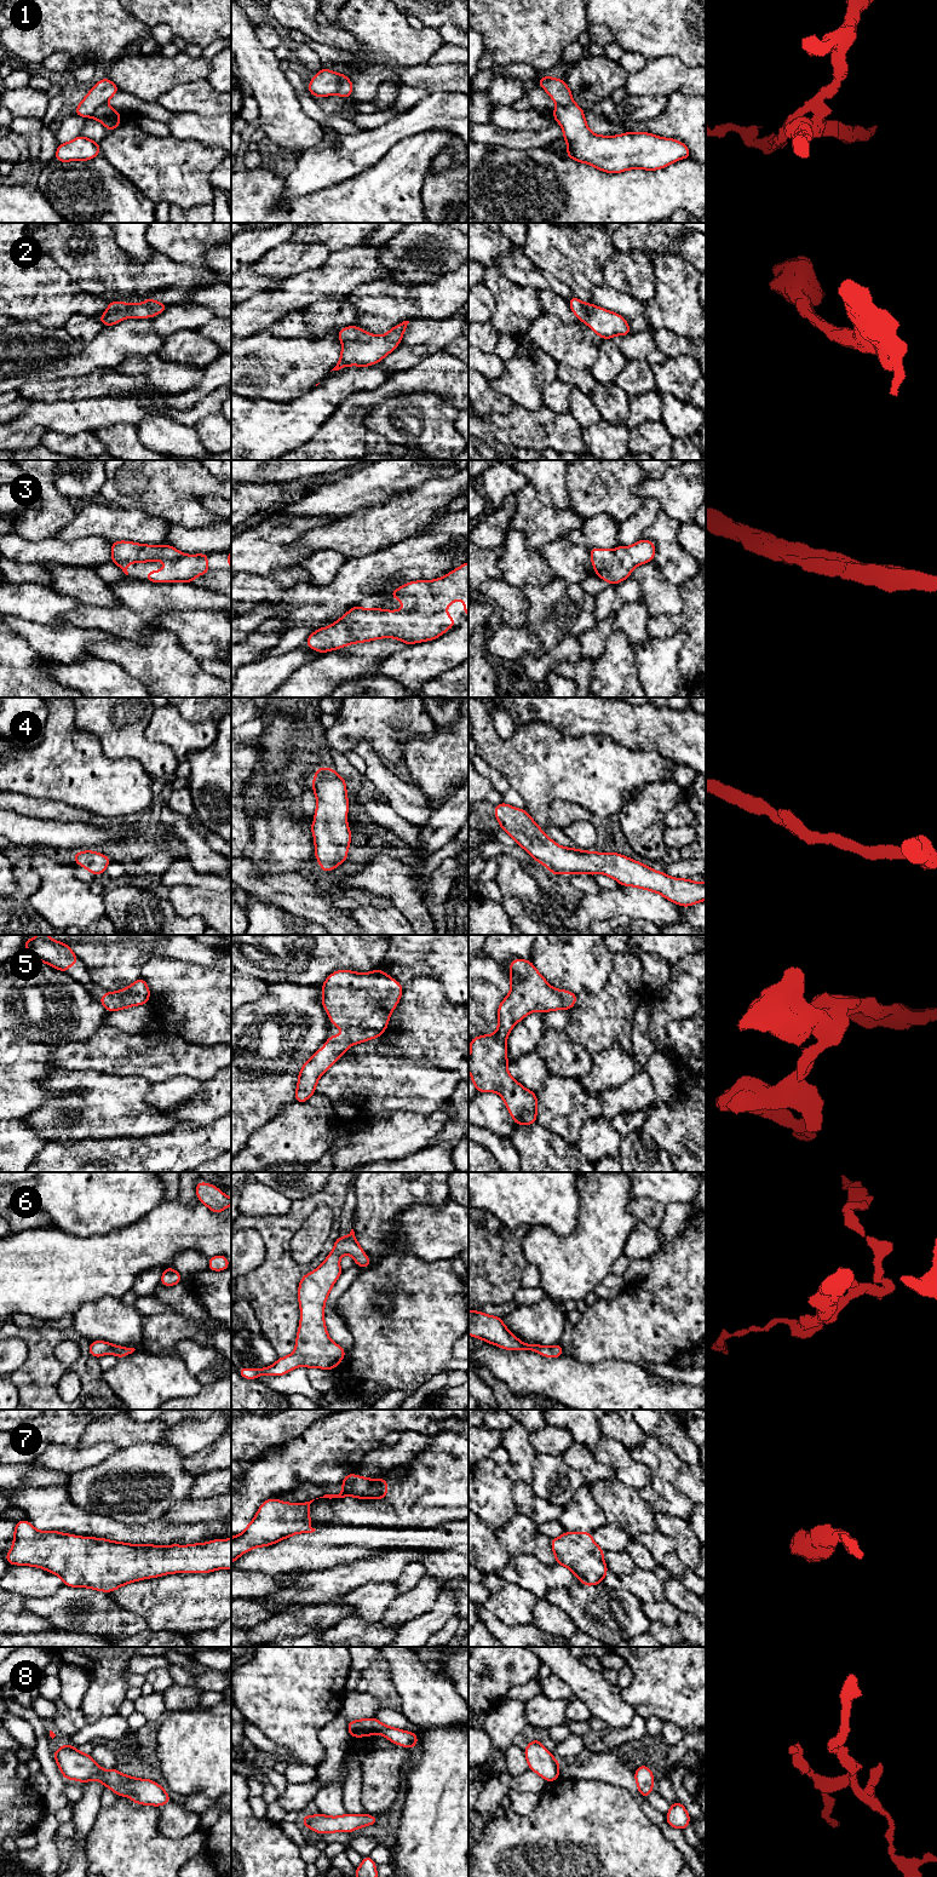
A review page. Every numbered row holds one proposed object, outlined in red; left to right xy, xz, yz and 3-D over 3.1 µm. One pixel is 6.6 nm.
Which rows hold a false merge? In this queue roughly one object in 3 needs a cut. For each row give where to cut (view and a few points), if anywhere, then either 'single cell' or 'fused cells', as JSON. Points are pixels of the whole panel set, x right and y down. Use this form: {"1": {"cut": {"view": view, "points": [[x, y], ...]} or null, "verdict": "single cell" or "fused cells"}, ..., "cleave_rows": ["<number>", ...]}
{"1": {"cut": {"view": "xz", "points": [[339, 74], [339, 87], [334, 92]]}, "verdict": "fused cells"}, "2": {"cut": null, "verdict": "single cell"}, "3": {"cut": null, "verdict": "single cell"}, "4": {"cut": null, "verdict": "single cell"}, "5": {"cut": null, "verdict": "single cell"}, "6": {"cut": null, "verdict": "single cell"}, "7": {"cut": null, "verdict": "single cell"}, "8": {"cut": null, "verdict": "single cell"}, "cleave_rows": ["1"]}

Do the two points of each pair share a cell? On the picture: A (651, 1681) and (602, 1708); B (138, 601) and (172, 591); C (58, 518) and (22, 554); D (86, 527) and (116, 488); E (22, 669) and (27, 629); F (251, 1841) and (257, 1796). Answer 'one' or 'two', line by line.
A: two
B: one
C: two
D: two
E: two
F: two

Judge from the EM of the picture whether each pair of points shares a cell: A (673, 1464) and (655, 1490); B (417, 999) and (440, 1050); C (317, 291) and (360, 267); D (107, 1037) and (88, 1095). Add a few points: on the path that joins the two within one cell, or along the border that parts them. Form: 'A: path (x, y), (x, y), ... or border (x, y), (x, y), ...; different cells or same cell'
A: border (653, 1474), (668, 1481), (685, 1496); different cells
B: path (424, 1011), (424, 1022), (440, 1038); same cell
C: path (328, 282), (349, 268); same cell
D: border (67, 1071), (96, 1069), (124, 1077); different cells

